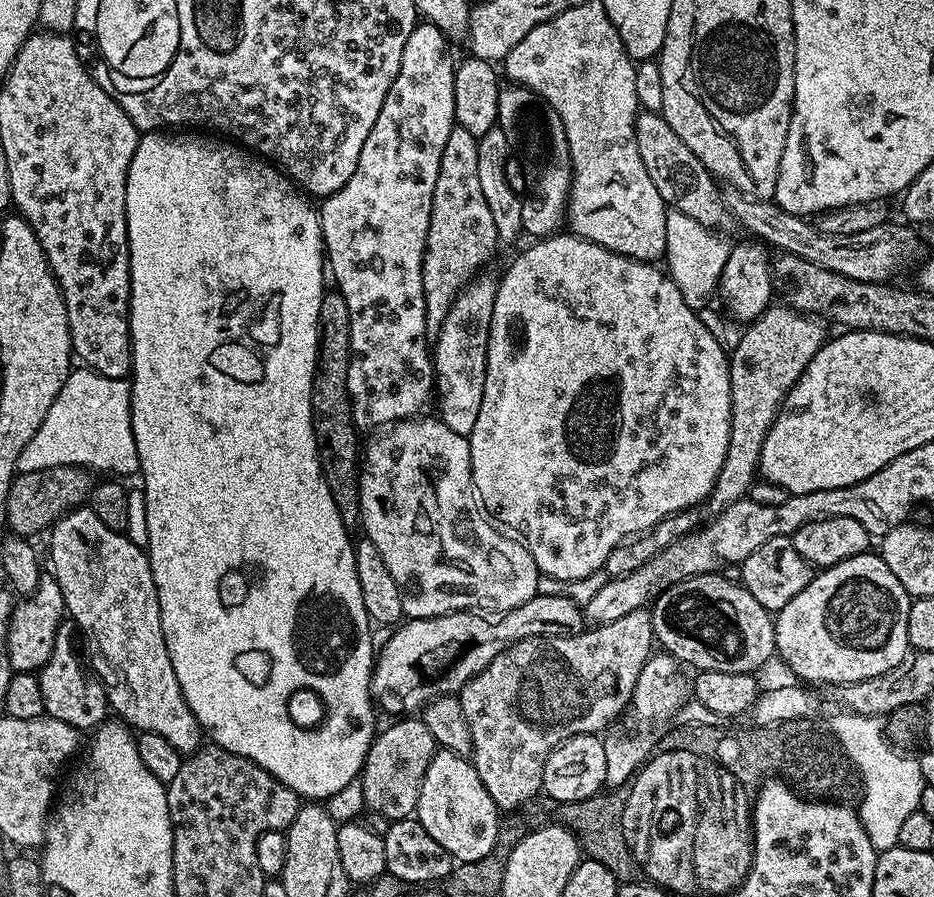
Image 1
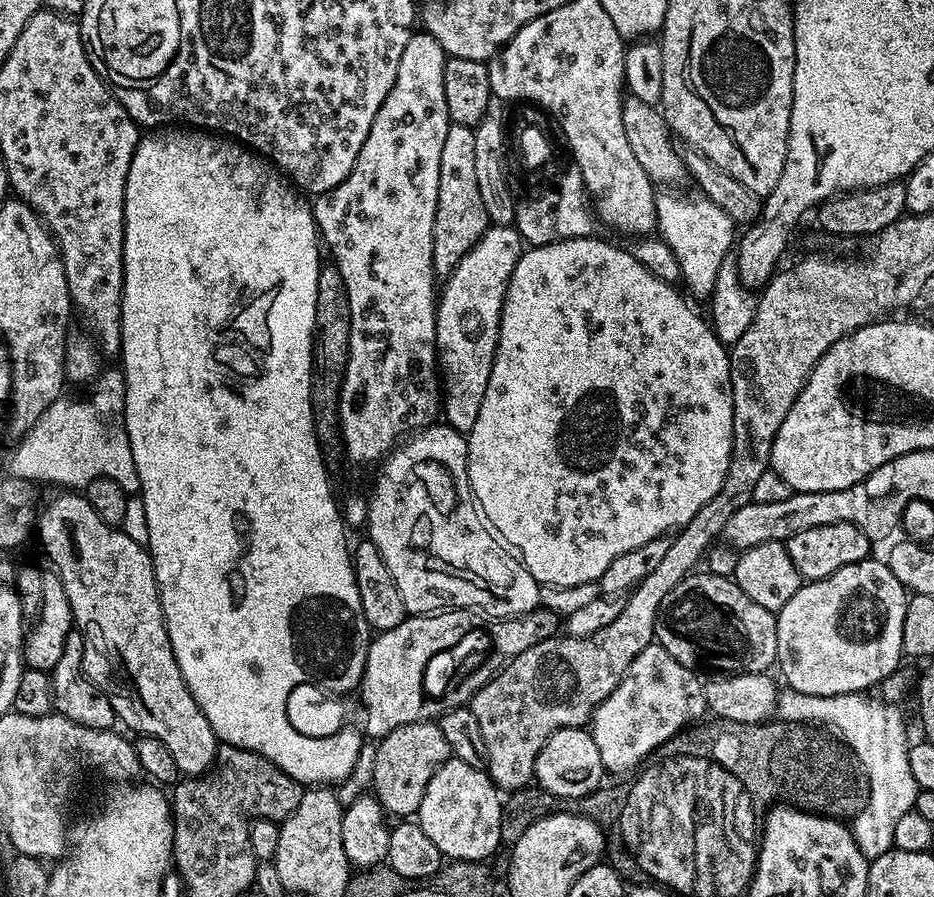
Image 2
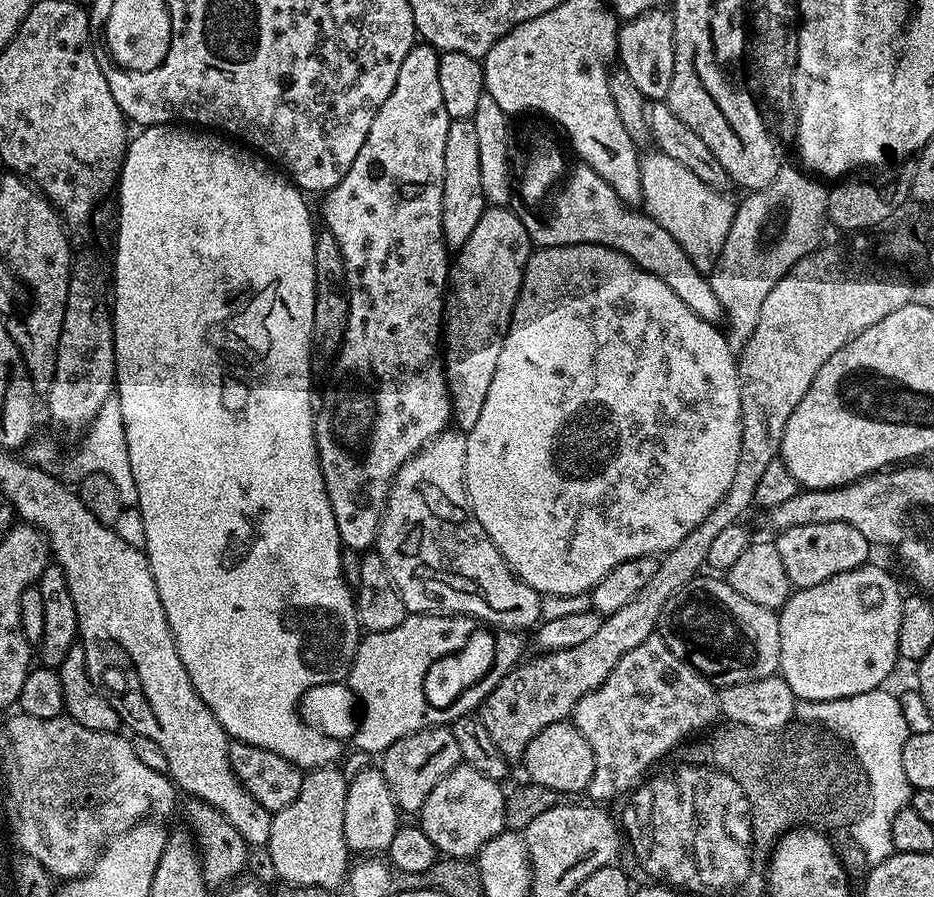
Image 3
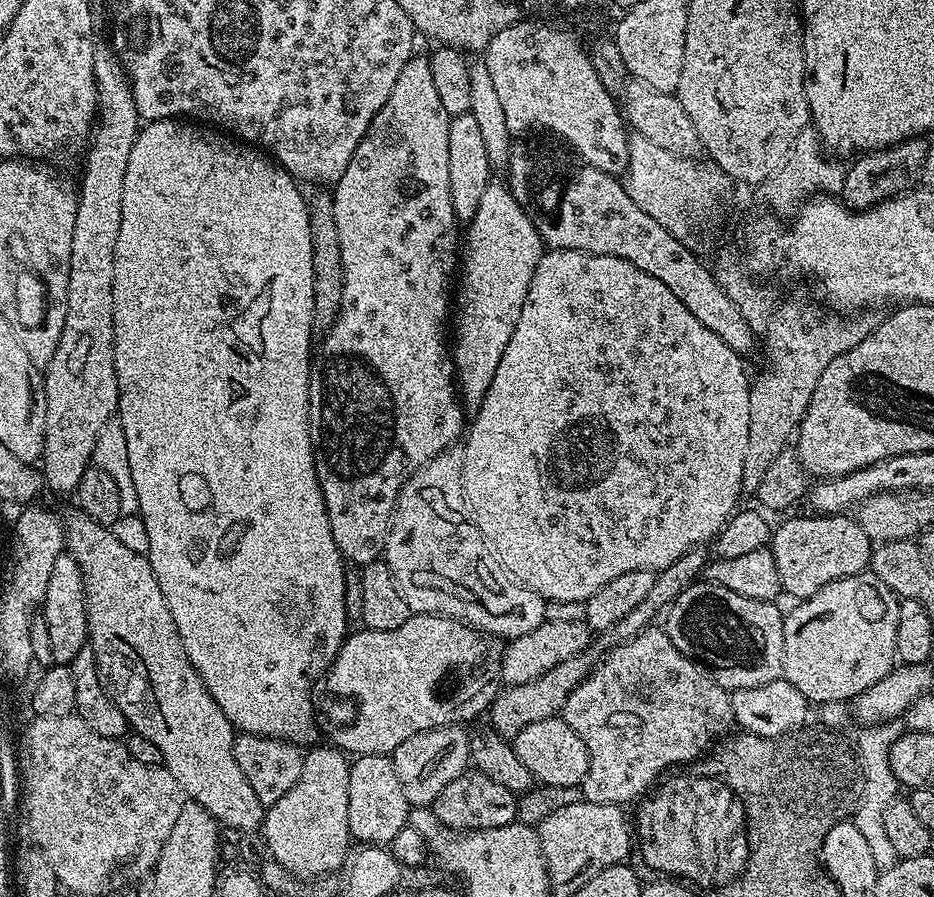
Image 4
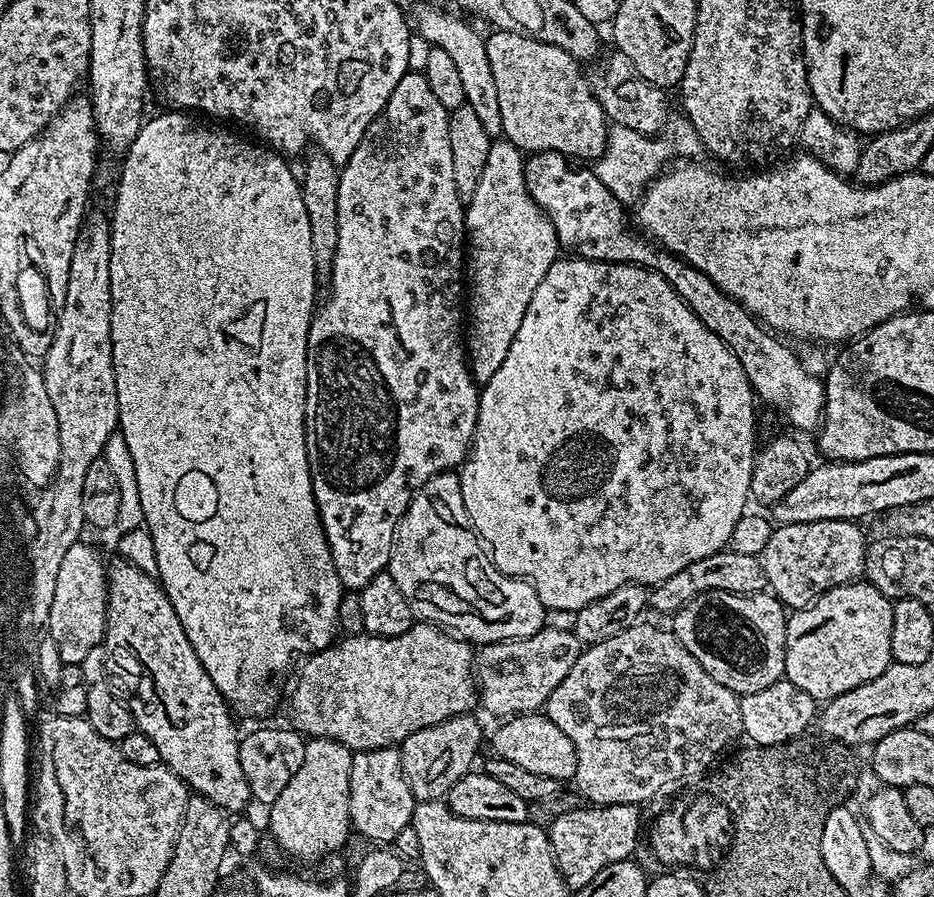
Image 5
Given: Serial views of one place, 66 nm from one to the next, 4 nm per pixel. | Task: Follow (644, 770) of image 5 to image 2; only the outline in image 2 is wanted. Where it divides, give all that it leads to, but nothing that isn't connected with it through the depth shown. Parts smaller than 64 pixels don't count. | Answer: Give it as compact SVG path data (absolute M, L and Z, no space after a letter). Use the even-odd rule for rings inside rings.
M648 644L630 662L622 682L592 712L590 731L594 742L598 742L605 773L639 769L672 735L699 721L707 707L701 677L693 669L682 666L678 658L670 658L660 644Z

